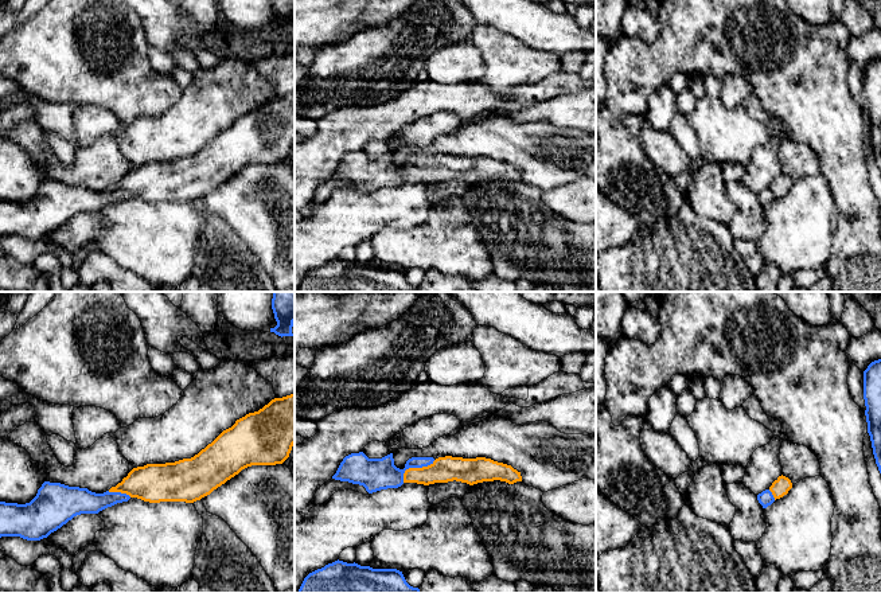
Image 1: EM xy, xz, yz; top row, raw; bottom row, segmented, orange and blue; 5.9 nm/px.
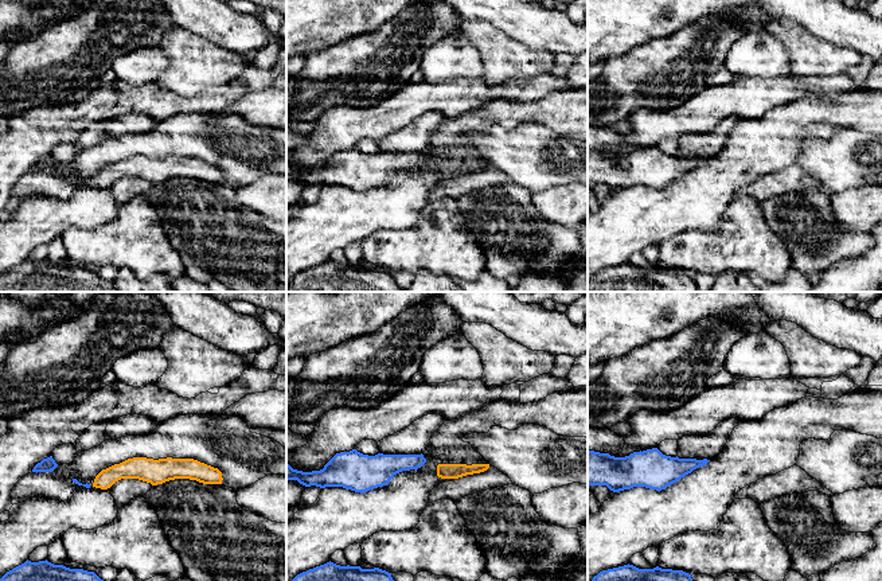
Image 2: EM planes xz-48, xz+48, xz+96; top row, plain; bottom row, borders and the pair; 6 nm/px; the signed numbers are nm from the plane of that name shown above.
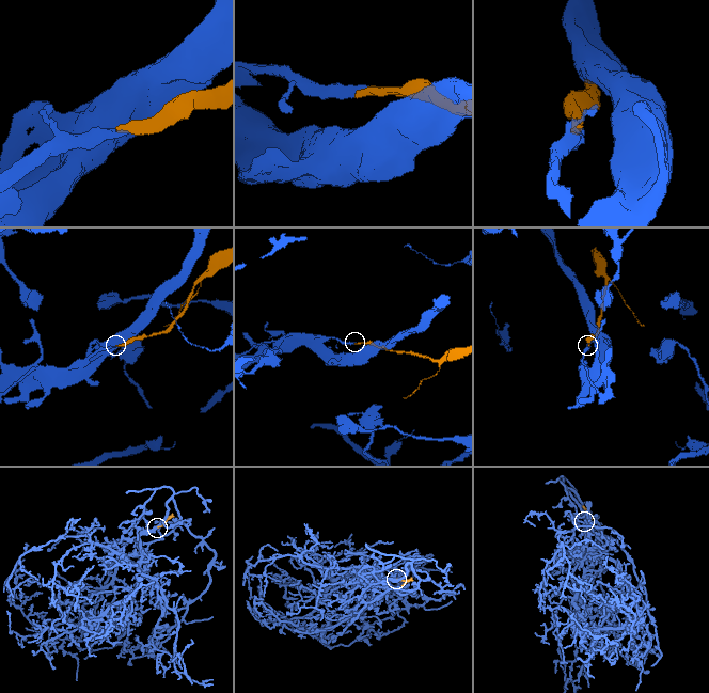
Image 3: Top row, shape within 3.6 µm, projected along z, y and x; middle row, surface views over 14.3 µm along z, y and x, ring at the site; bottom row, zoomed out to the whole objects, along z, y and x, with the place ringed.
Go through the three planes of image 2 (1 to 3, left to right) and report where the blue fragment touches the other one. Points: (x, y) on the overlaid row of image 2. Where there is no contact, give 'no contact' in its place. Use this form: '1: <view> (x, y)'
1: no contact
2: no contact
3: no contact

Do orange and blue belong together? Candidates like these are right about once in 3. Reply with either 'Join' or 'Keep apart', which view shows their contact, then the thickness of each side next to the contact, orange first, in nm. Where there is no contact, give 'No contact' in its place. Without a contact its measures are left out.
Join. Touches orange in xz. Thickness 150 nm (orange) against 190 nm

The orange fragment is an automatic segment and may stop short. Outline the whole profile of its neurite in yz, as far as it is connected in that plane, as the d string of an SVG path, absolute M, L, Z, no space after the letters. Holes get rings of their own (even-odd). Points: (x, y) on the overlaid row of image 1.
M781 475L772 483L772 485L768 489L757 495L757 500L763 506L763 508L767 508L776 499L780 499L784 495L787 495L791 488L791 480Z

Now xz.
M363 452L346 456L332 479L363 485L369 493L398 488L404 483L429 485L456 480L473 485L494 480L508 484L522 481L521 472L511 465L486 457L412 457L399 469L394 465L393 453L369 459Z

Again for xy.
M295 393L274 398L262 409L249 413L223 430L211 444L191 459L175 463L147 464L133 468L116 487L104 493L87 488L44 481L36 496L26 504L0 502L0 538L20 537L40 541L81 514L98 514L117 503L137 498L149 503L194 503L252 465L282 464L295 445Z

